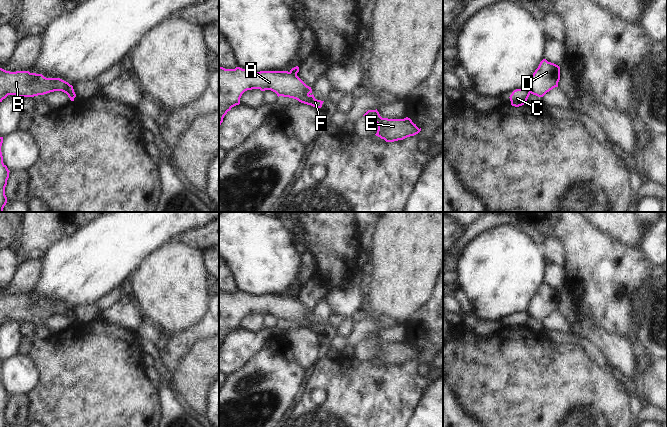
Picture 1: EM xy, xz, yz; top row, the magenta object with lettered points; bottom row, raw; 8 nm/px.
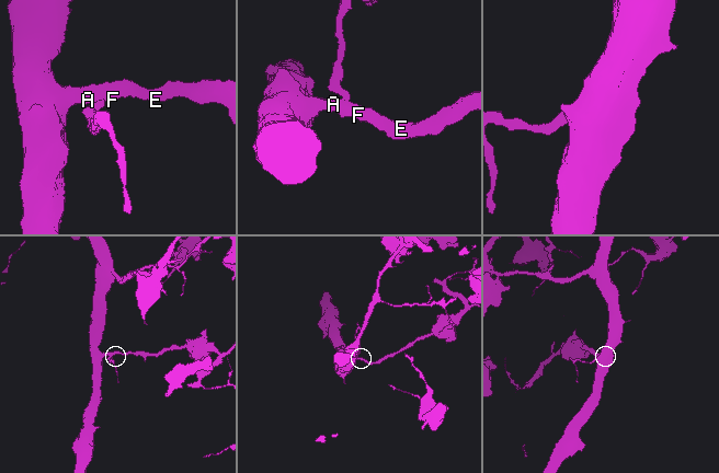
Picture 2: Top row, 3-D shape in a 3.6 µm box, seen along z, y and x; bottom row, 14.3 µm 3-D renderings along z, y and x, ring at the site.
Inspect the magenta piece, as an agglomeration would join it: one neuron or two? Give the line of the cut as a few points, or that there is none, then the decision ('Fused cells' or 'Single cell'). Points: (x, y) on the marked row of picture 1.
Split along xy (72, 87), (69, 87), (64, 92). Fused cells.

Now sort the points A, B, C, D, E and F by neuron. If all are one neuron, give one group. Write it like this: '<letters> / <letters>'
A B D E F / C

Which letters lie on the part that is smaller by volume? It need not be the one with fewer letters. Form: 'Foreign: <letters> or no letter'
Foreign: C

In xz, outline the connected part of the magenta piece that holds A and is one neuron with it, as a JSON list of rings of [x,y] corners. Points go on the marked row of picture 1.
[[[219,66],[219,126],[232,107],[240,104],[242,94],[247,90],[271,90],[277,96],[289,97],[316,109],[324,101],[317,100],[297,74],[288,71],[254,72],[240,67],[225,69]]]

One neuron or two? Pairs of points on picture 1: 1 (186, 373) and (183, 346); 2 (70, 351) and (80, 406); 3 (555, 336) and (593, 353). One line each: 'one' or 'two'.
1: two
2: one
3: one

